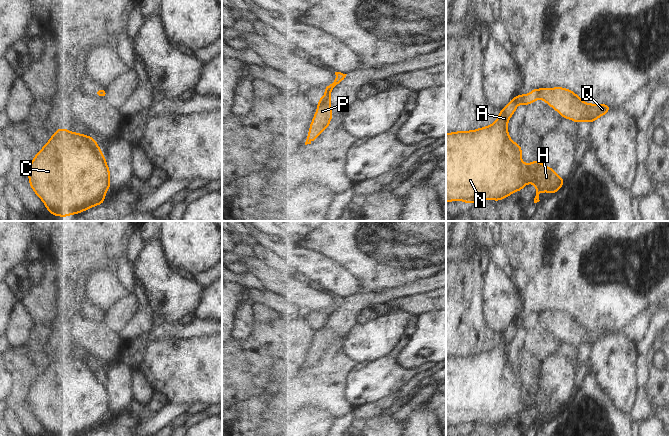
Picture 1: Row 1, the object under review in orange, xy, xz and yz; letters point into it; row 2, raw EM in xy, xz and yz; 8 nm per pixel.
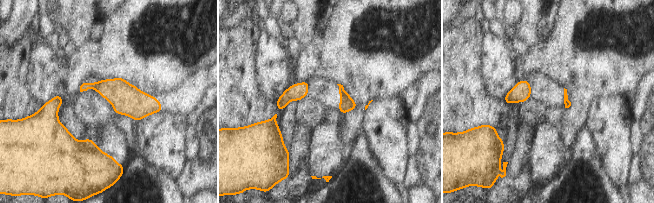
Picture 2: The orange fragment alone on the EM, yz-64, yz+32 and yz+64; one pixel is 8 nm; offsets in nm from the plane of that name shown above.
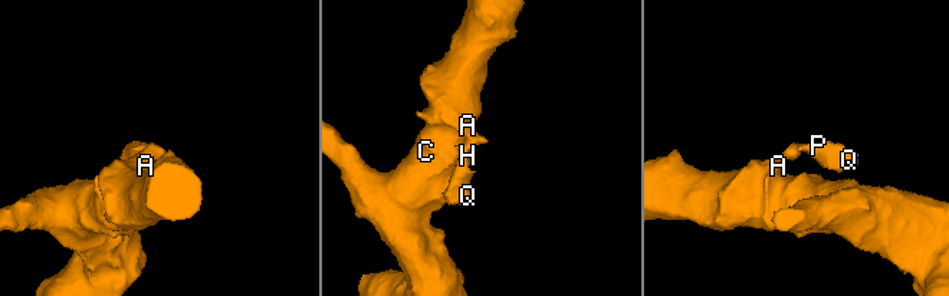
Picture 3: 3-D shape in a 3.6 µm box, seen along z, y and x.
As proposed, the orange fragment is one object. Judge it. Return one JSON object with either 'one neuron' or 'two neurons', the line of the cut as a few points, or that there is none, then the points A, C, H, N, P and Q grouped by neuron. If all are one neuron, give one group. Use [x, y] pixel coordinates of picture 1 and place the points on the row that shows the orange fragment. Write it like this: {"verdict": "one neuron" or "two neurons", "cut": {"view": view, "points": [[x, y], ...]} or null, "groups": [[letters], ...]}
{"verdict": "two neurons", "cut": {"view": "yz", "points": [[541, 91], [538, 97]]}, "groups": [["A", "C", "H", "N"], ["P", "Q"]]}

